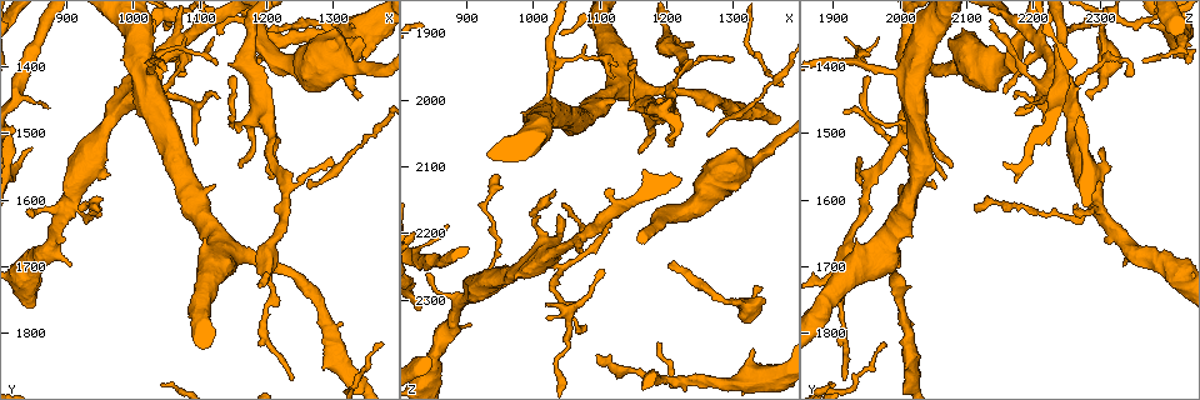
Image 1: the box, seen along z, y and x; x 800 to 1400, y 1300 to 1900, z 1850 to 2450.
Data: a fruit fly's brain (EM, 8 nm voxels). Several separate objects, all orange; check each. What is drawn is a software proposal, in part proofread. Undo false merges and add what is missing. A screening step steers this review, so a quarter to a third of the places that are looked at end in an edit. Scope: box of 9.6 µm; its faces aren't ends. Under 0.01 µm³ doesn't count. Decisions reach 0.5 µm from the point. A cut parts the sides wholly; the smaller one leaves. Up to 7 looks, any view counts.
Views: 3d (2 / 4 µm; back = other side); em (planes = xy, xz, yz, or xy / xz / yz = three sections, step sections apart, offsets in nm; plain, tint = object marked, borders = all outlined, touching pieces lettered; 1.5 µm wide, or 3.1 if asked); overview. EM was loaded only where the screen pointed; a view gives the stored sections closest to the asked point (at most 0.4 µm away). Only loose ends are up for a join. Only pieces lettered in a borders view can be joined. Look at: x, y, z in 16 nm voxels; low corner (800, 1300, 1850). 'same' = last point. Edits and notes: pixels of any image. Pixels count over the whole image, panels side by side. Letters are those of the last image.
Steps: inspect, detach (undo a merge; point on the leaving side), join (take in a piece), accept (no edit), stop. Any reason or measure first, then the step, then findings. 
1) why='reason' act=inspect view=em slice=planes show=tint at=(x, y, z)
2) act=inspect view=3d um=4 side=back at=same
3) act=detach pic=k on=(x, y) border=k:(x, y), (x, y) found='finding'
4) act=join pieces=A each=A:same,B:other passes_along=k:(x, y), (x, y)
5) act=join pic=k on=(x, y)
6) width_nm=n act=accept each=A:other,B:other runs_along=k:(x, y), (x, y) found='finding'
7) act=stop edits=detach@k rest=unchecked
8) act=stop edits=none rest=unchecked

why='branch stops here' act=inspect view=em slice=planes show=tint at=(1340, 1445, 2280)

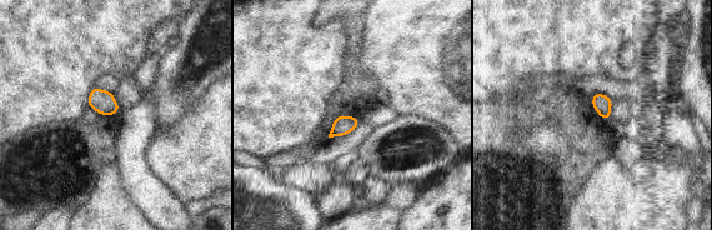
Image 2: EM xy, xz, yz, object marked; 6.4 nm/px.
why='see the neighbours' act=inspect view=em slice=planes show=borders at=same

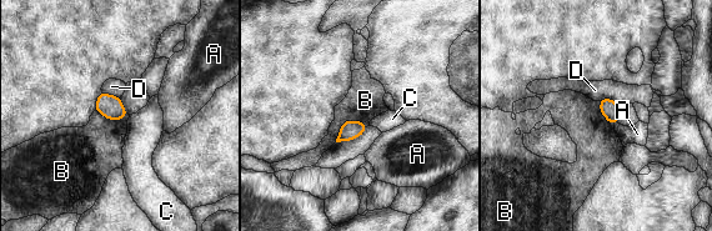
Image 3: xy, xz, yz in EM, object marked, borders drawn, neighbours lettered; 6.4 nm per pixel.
longest_contact=B:240nm act=accept each=A:other,B:other,C:other,D:other border=3:(366, 124), (346, 120), (335, 141) found='no lettered piece goes on from it'

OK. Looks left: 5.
why='sharp bend' act=inspect view=3d um=2 side=back at=(1225, 1365, 2425)

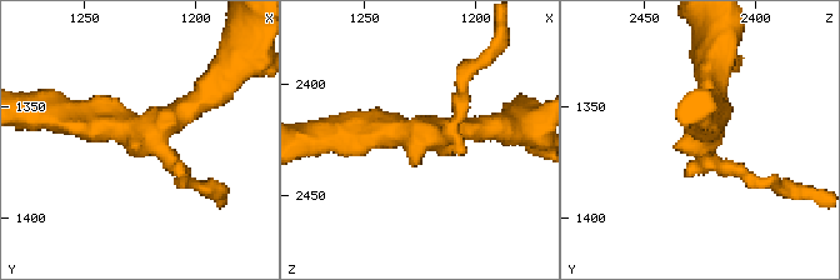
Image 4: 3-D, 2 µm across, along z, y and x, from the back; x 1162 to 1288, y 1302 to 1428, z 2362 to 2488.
why='need the tissue' act=inspect view=em slice=yz step=8 show=tint at=(1222, 1361, 2421)

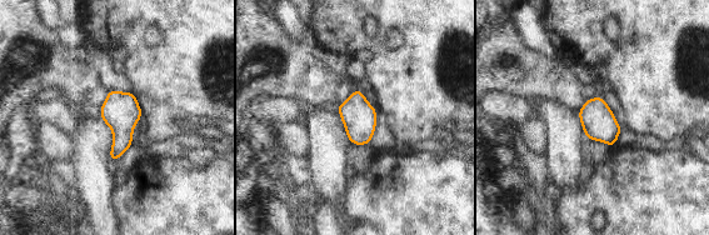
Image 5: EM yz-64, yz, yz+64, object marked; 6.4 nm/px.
why='see the neighbours' act=inspect view=em slice=yz step=8 show=borders at=same

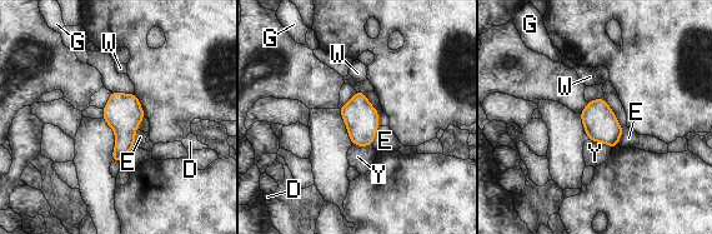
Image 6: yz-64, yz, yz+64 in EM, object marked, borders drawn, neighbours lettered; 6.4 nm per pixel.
act=accept each=D:other,E:other,G:other,W:other,Y:other border=6:(588, 139), (606, 143), (612, 148) found='continuous, no second neuron'

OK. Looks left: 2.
why='free end' act=inspect view=em slice=planes show=borders at=(1125, 1450, 2175)

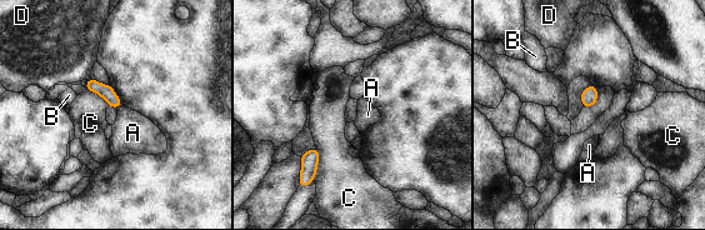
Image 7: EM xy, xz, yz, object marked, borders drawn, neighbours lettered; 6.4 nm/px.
longest_contact=C:240nm act=accept each=A:other,B:other,C:other,D:other found='none of them fits'

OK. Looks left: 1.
act=stop edits=none rest=unchecked

